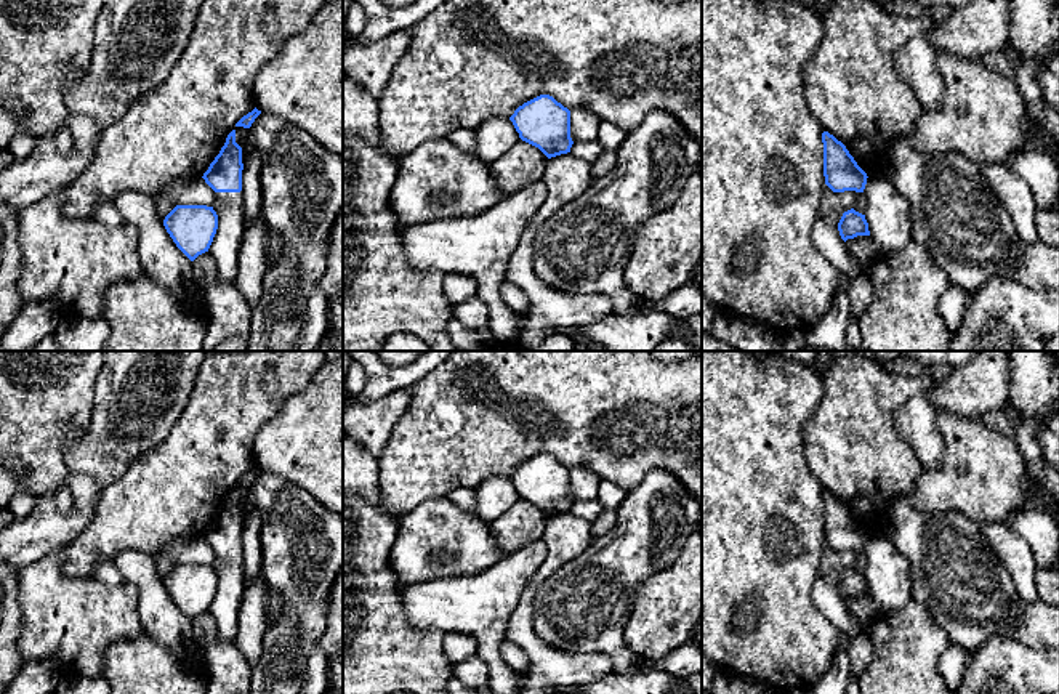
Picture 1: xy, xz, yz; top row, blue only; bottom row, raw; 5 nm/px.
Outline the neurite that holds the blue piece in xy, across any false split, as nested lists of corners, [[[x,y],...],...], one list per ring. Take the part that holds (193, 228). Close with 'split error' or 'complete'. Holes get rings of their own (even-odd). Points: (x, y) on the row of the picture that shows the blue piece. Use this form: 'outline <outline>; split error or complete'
outline [[[232,130],[202,176],[216,192],[215,205],[176,205],[163,220],[167,232],[191,261],[205,252],[213,256],[221,282],[231,282],[237,274],[237,250],[247,224],[240,194],[242,170],[242,147]]]; split error

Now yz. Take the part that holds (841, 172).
outline [[[828,131],[822,133],[823,143],[823,176],[833,192],[856,191],[856,205],[844,212],[838,231],[846,244],[848,253],[865,271],[867,264],[880,253],[870,236],[865,220],[867,197],[864,194],[867,173],[857,165],[846,146]]]; split error

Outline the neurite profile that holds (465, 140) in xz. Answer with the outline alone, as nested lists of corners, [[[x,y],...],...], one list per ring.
[[[466,128],[452,130],[447,138],[458,149],[476,154],[476,131]]]

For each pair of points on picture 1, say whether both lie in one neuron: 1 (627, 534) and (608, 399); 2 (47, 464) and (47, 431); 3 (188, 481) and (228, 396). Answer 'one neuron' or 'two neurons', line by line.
1: two neurons
2: one neuron
3: one neuron

